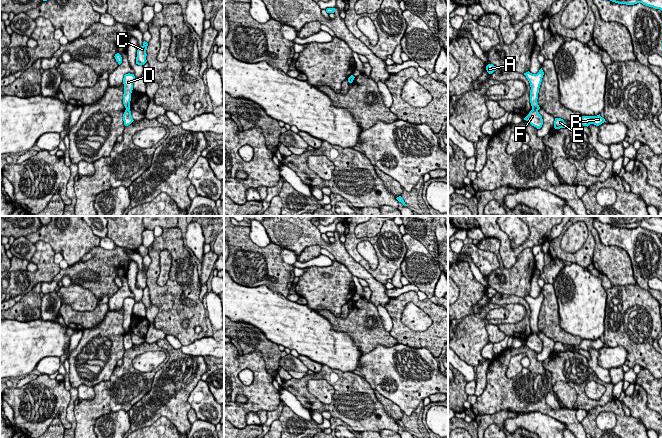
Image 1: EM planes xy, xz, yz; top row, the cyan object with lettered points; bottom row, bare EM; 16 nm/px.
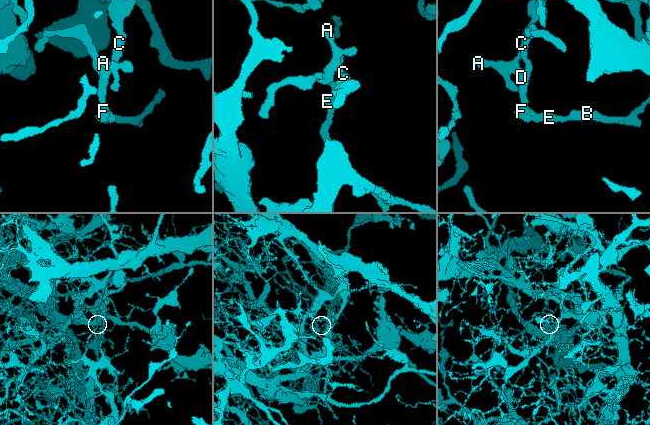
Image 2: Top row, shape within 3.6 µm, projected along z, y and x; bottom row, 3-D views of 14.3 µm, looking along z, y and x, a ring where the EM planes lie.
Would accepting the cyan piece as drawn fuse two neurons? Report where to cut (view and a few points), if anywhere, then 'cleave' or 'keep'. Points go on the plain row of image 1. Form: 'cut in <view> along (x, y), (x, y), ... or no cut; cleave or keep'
cut in yz along (532, 332), (537, 334); cleave

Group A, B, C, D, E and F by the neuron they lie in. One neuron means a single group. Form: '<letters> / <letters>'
A C D / B E F

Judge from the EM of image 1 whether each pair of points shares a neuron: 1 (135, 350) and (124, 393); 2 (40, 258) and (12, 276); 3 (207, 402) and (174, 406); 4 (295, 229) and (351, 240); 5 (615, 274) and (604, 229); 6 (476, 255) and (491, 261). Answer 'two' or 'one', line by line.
1: one
2: one
3: two
4: two
5: two
6: one

